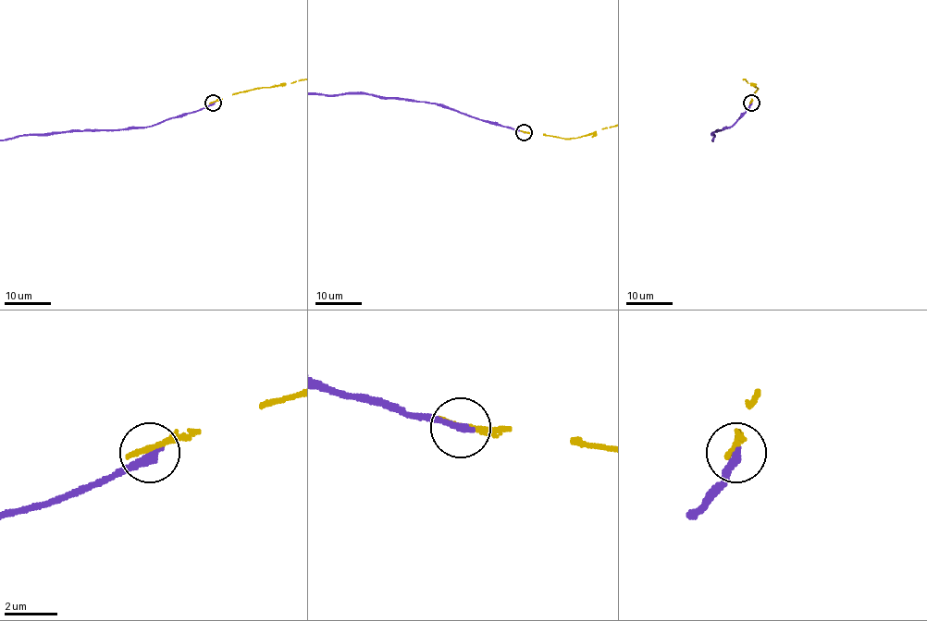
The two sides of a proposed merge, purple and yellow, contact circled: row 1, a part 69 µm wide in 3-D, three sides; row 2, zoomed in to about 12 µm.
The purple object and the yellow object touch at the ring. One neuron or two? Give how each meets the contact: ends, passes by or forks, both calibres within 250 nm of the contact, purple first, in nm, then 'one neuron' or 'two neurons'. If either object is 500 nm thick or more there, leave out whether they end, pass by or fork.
purple ends there; yellow ends there; 320 nm thick on the purple side, 260 nm on the other; two neurons

